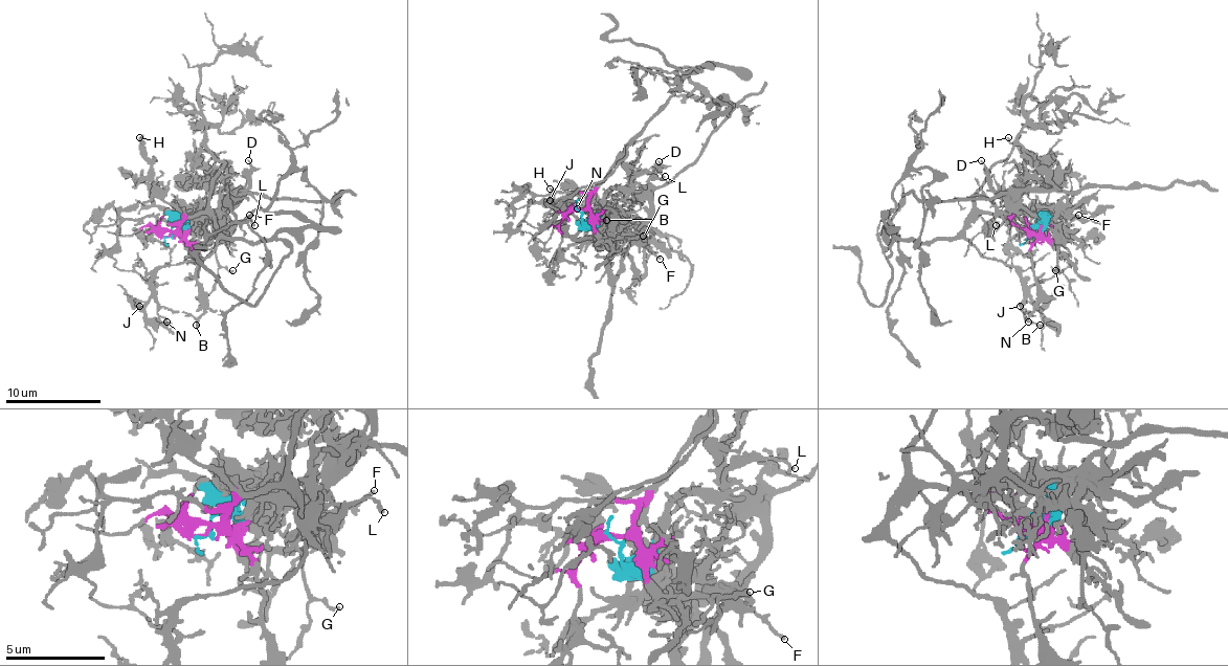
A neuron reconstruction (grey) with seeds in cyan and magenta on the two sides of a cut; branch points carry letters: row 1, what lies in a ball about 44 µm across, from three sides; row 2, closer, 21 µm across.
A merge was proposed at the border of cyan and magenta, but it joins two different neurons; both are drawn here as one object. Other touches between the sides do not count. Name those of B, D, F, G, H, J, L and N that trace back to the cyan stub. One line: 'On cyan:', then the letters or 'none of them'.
On cyan: D, L

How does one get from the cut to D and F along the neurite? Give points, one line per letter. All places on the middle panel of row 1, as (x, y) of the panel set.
D: (577, 209), (582, 221), (589, 221), (610, 190), (639, 190), (659, 169), (659, 161)
F: (577, 209), (586, 212), (589, 223), (603, 238), (639, 238), (661, 259)

